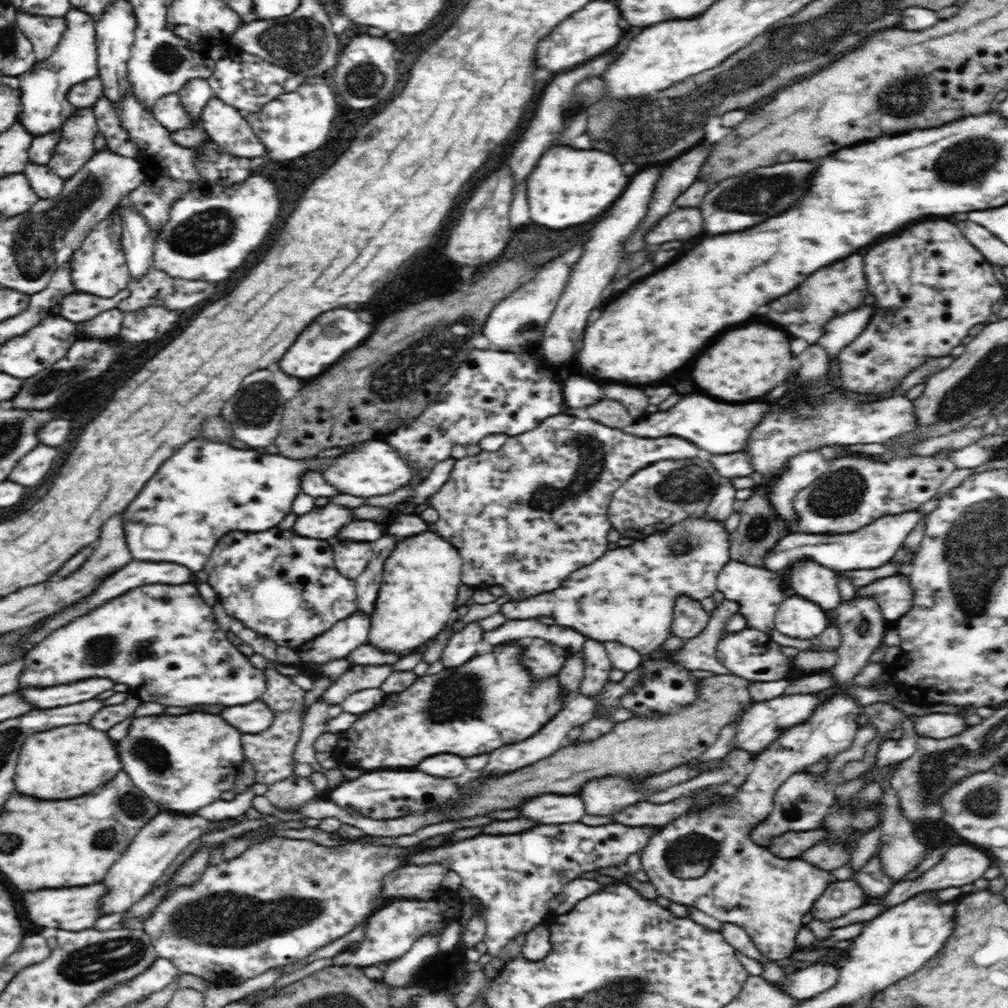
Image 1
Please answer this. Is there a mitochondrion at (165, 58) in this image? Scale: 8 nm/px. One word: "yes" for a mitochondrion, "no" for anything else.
yes

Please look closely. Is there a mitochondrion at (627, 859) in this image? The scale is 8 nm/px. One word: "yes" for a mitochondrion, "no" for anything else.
no

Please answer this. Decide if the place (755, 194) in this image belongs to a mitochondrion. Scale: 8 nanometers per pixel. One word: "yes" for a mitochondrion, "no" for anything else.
yes

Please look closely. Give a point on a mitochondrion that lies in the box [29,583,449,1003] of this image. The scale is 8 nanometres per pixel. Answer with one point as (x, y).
(232, 919)

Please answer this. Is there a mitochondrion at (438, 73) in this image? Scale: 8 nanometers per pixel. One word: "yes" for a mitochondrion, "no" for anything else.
no

